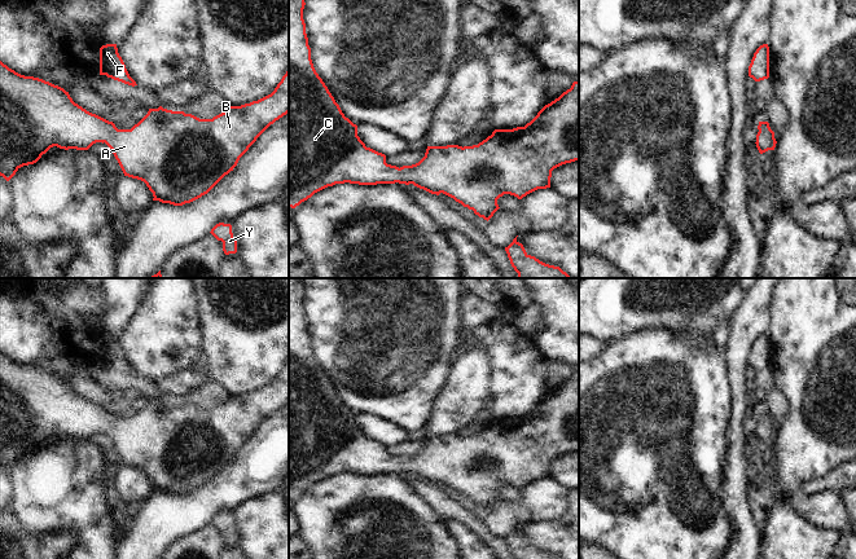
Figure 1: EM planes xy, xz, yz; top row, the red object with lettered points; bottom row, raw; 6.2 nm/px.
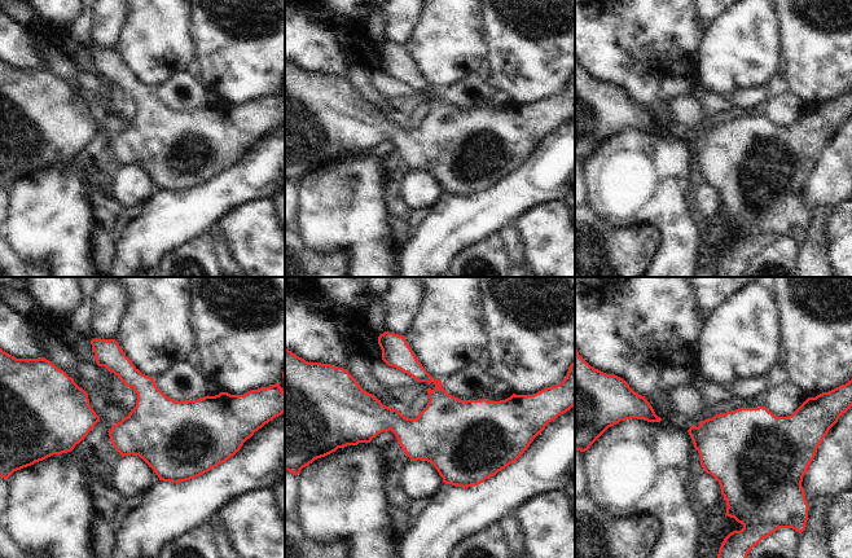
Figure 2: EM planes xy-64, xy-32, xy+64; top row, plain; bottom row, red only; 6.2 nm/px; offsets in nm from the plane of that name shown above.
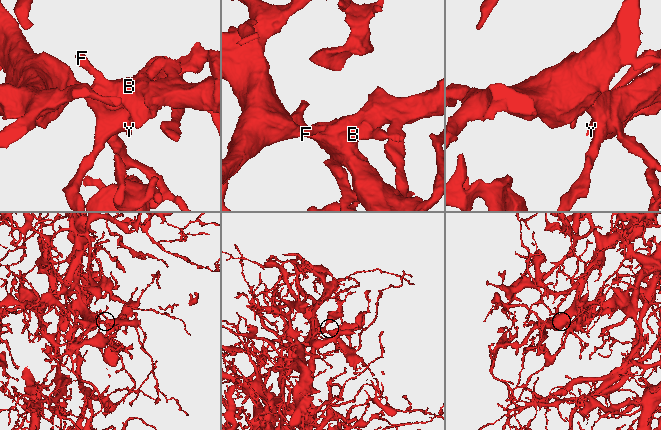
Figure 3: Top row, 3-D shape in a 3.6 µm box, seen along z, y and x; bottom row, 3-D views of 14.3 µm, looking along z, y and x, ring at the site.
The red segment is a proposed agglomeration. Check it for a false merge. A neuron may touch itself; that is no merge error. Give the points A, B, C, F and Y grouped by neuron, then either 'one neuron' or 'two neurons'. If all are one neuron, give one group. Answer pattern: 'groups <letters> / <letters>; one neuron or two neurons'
groups A B C F Y; one neuron

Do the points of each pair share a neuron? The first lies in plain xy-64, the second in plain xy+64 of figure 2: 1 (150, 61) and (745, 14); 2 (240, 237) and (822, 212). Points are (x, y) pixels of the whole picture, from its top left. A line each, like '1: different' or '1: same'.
1: same
2: different

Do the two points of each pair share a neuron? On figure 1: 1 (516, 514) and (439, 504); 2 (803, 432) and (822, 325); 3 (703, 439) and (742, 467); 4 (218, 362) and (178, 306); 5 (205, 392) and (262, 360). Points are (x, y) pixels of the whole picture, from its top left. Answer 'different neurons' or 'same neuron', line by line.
1: different neurons
2: same neuron
3: different neurons
4: different neurons
5: different neurons

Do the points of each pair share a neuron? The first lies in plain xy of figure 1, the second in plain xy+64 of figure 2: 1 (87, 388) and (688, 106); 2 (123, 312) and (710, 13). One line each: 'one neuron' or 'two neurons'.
1: one neuron
2: one neuron

